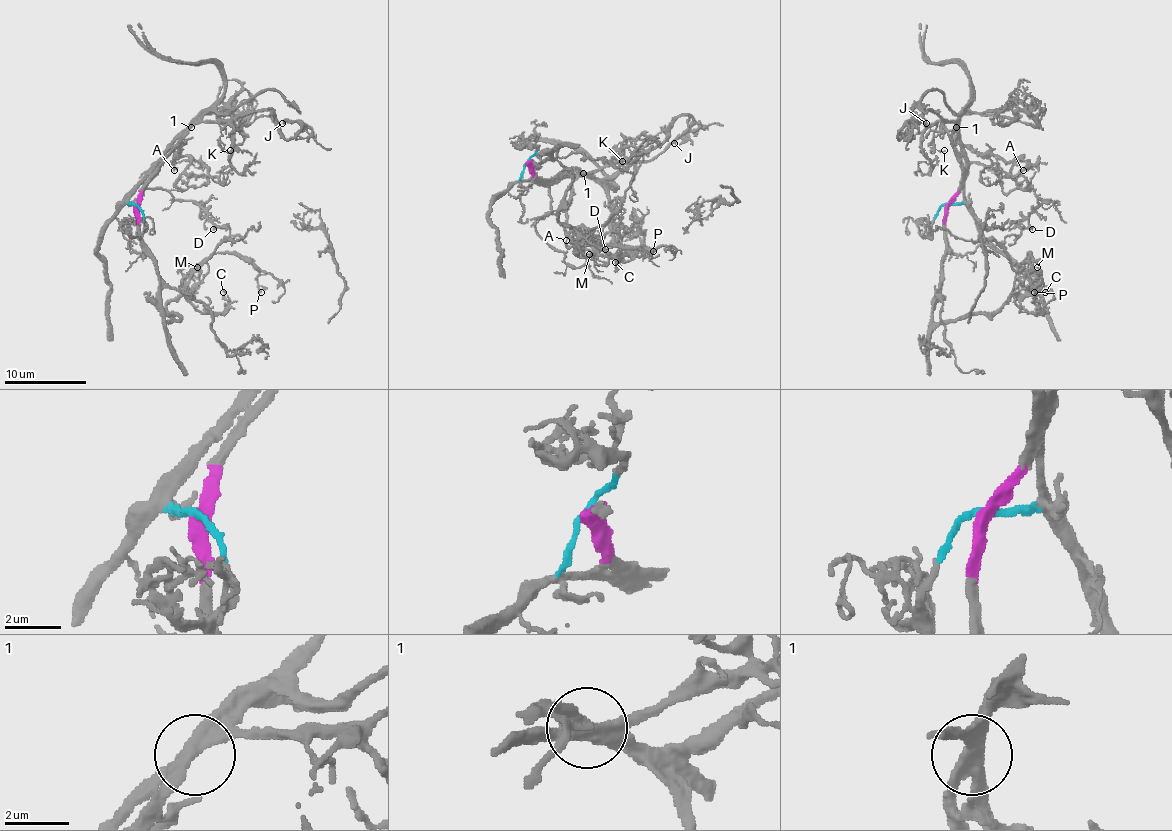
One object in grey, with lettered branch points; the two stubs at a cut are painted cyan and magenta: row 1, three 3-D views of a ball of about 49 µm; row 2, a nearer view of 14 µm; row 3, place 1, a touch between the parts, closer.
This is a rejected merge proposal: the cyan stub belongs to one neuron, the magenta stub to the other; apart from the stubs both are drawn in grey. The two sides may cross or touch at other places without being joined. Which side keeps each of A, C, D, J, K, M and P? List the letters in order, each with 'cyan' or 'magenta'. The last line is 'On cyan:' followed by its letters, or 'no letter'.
A: magenta
C: magenta
D: cyan
J: cyan
K: cyan
M: magenta
P: magenta
On cyan: D, J, K

